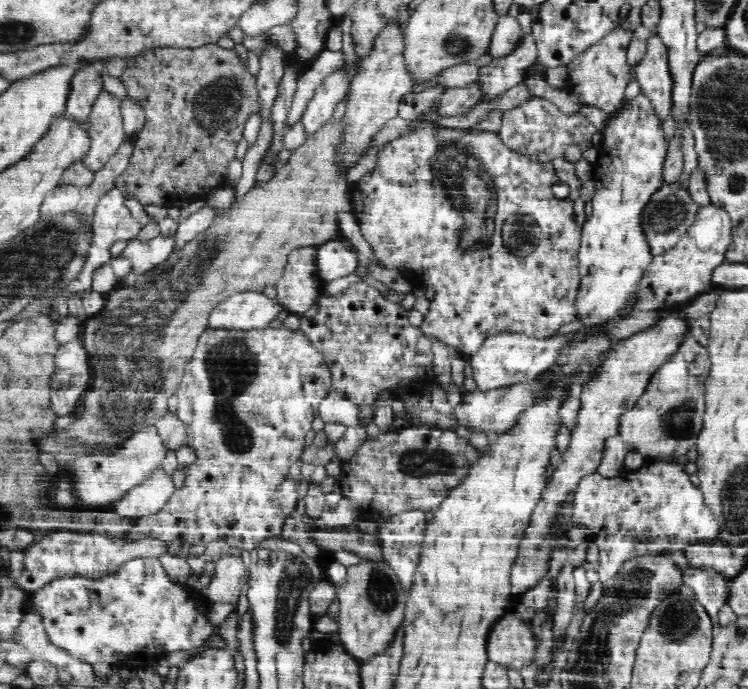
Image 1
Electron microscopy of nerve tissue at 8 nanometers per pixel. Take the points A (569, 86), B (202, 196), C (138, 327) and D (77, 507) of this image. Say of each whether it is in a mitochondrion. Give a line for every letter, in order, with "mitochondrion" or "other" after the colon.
A: other
B: other
C: mitochondrion
D: other

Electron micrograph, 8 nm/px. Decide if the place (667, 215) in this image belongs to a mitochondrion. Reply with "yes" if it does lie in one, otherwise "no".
yes

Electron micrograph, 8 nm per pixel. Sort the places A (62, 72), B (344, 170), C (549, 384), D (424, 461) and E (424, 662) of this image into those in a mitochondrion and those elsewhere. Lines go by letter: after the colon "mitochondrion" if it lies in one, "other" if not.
A: other
B: other
C: other
D: mitochondrion
E: other

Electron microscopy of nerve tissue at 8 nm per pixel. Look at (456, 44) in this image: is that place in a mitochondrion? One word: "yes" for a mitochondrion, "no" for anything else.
yes

